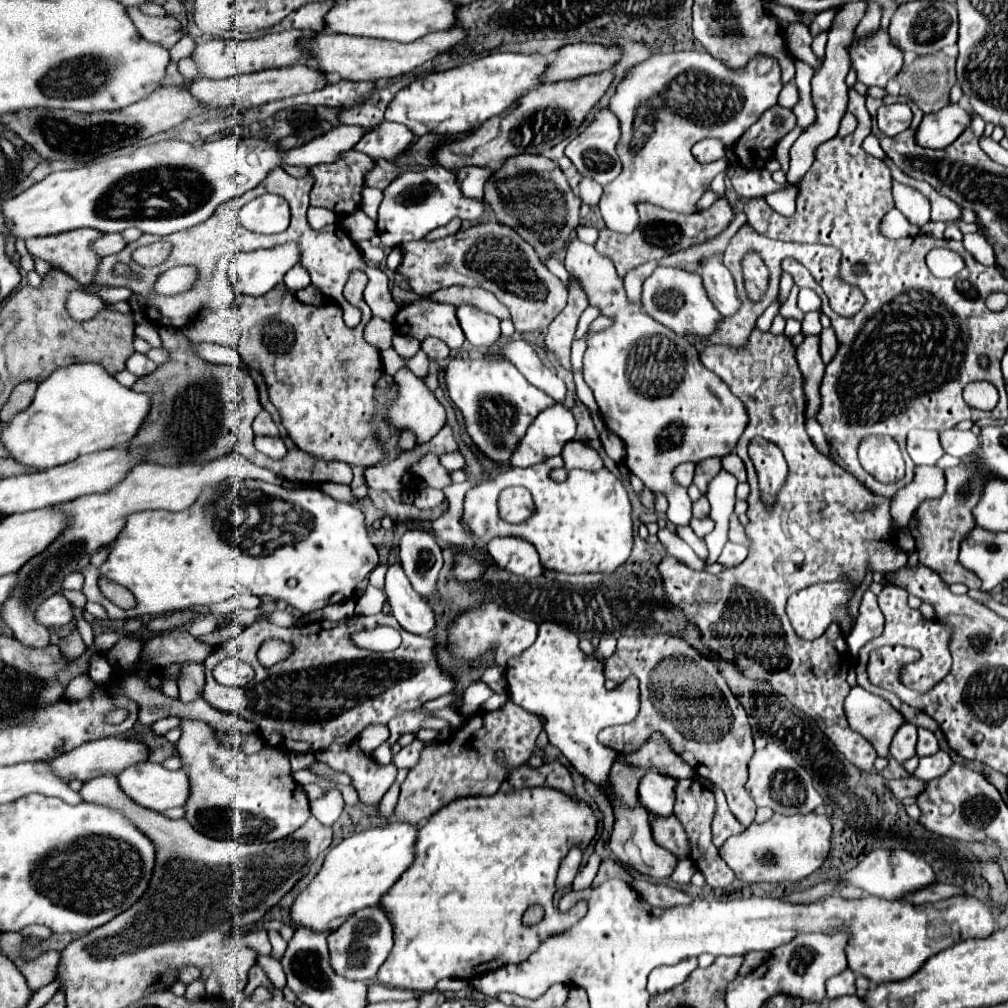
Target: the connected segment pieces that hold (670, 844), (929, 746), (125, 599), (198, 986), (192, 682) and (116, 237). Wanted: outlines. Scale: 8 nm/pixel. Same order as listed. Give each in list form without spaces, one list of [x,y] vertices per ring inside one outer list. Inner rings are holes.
[[[674,815],[668,819],[652,819],[652,833],[654,841],[672,851],[678,859],[690,857],[690,839]]]
[[[918,729],[918,745],[916,745],[916,753],[918,757],[926,757],[926,755],[934,755],[934,751],[938,751],[938,741],[934,737],[932,731],[928,729]]]
[[[105,578],[99,581],[102,593],[115,605],[123,609],[131,609],[136,606],[136,600],[132,593],[126,588],[114,582],[108,582]]]
[[[200,977],[200,979],[196,979],[194,983],[190,983],[190,985],[186,985],[186,999],[190,999],[190,1001],[196,1001],[196,999],[202,999],[206,993],[204,993],[204,979]]]
[[[184,663],[180,675],[180,701],[190,703],[204,689],[204,665],[202,663]]]
[[[112,233],[112,235],[102,235],[100,239],[96,239],[96,243],[92,245],[92,251],[100,257],[106,257],[106,255],[114,255],[122,251],[124,247],[126,247],[126,241],[122,239],[122,235]]]

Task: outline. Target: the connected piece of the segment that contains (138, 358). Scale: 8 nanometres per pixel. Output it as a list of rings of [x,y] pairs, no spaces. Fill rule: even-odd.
[[[134,353],[130,359],[128,359],[128,363],[126,363],[126,369],[130,371],[130,373],[134,373],[136,377],[144,377],[144,375],[148,375],[148,373],[152,373],[152,371],[156,371],[156,363],[154,361],[150,361],[146,355],[142,355],[142,353]]]

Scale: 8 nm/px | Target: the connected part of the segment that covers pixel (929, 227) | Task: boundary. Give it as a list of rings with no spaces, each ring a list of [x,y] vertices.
[[[930,221],[930,223],[926,223],[924,227],[920,227],[920,233],[922,235],[930,235],[930,237],[934,237],[934,239],[942,239],[944,237],[944,223],[934,223],[934,221]]]

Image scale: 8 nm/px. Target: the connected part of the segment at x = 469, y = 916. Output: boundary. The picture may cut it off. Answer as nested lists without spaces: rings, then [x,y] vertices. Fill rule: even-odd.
[[[532,787],[532,789],[514,789],[514,791],[498,791],[494,795],[478,795],[478,797],[462,797],[458,801],[448,803],[446,807],[442,807],[440,811],[436,811],[426,825],[420,827],[420,835],[418,835],[418,843],[416,843],[416,861],[414,865],[402,873],[402,877],[388,889],[388,893],[382,897],[382,905],[390,909],[392,915],[392,923],[394,923],[394,949],[388,955],[388,959],[382,963],[380,971],[378,971],[378,981],[390,987],[400,987],[400,989],[412,989],[412,991],[432,991],[436,987],[436,983],[444,977],[450,979],[472,979],[478,975],[478,967],[486,965],[486,971],[494,971],[498,967],[504,967],[508,963],[520,963],[524,961],[532,951],[538,949],[538,945],[552,933],[560,933],[568,927],[572,927],[574,923],[578,923],[584,915],[586,915],[586,905],[578,903],[572,907],[570,913],[560,913],[558,909],[554,911],[554,903],[552,903],[552,895],[554,895],[554,881],[556,881],[556,873],[560,867],[560,861],[568,855],[570,847],[582,847],[586,849],[590,845],[590,841],[596,835],[596,825],[598,819],[594,815],[594,809],[590,807],[590,803],[578,799],[578,797],[568,797],[558,789],[552,787]],[[530,905],[542,905],[546,915],[544,919],[534,925],[534,927],[524,927],[522,925],[522,915]]]

